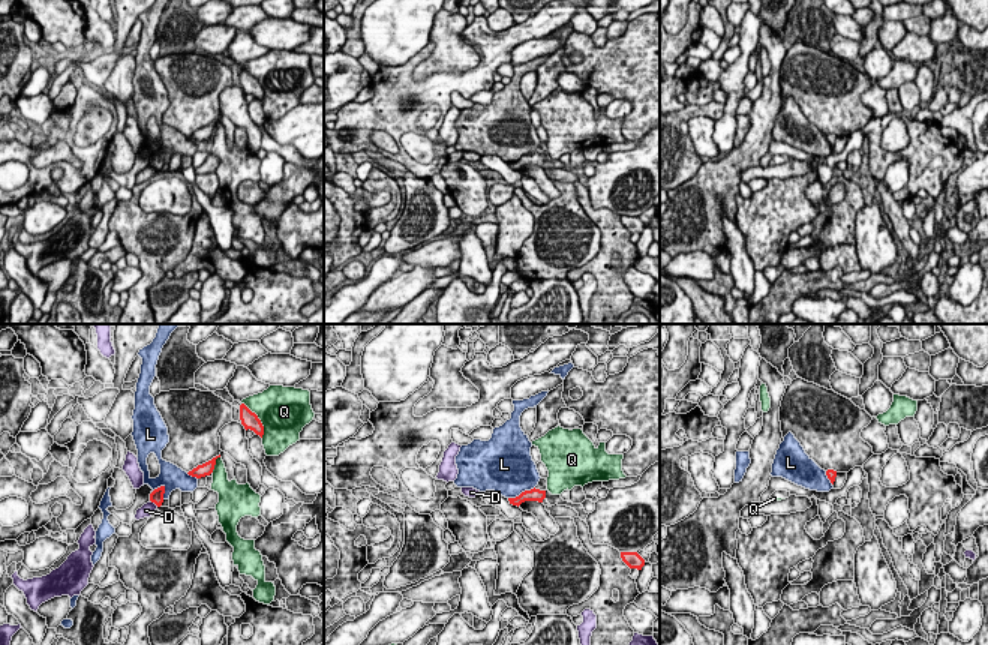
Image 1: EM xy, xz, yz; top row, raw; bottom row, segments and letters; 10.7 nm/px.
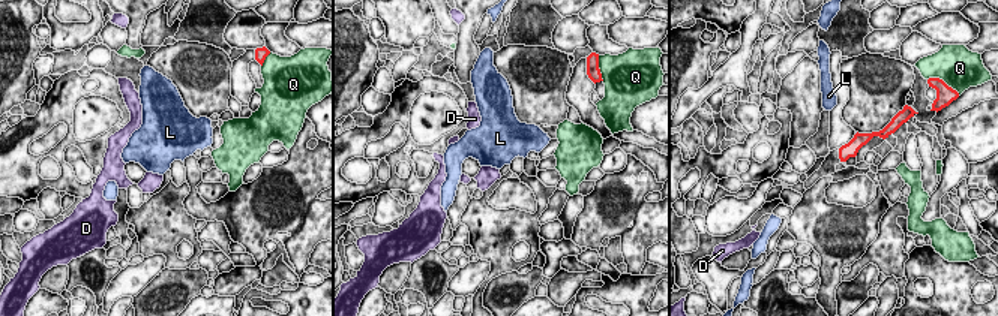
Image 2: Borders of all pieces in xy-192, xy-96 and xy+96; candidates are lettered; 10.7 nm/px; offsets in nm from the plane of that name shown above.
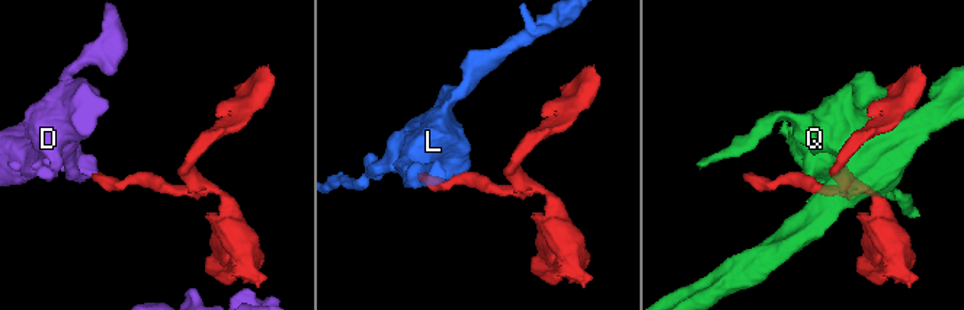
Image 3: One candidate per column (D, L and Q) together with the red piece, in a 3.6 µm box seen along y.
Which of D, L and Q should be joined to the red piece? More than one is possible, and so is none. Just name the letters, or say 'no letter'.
no letter

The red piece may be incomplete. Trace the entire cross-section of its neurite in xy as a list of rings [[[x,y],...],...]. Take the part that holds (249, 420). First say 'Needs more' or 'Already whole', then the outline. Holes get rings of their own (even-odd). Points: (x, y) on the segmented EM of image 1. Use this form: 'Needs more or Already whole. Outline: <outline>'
Already whole. Outline: [[[244,404],[240,405],[240,420],[246,430],[250,429],[262,438],[264,426],[261,420]]]

